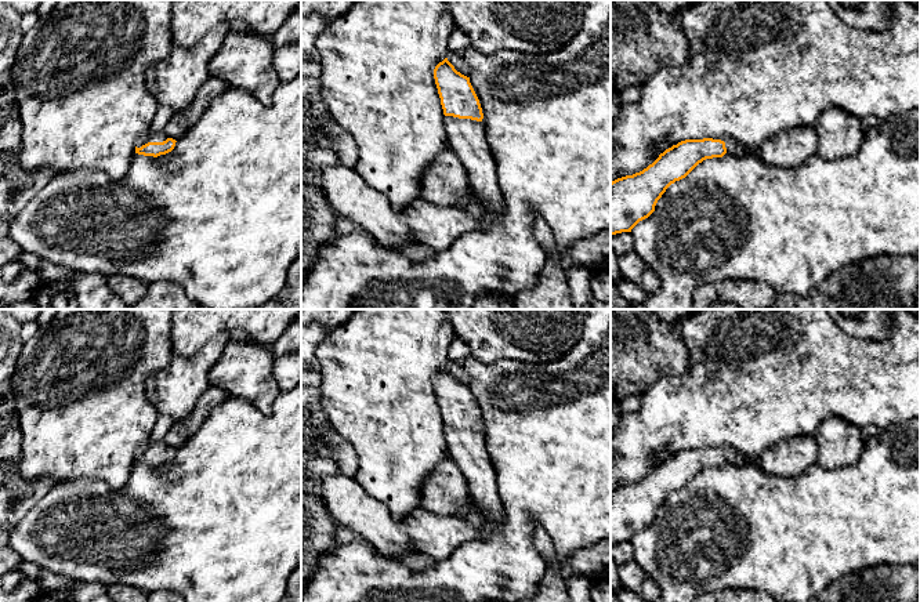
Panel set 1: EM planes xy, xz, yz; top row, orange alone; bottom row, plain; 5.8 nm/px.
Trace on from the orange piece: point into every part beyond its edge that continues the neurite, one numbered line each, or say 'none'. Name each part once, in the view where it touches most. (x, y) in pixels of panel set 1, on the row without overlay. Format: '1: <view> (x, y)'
1: xz (467, 448)

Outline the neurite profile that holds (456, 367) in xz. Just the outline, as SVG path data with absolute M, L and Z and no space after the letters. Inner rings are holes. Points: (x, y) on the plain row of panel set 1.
M449 360L446 365L448 370L454 376L454 378L457 381L460 381L461 384L470 387L471 384L471 377L468 376L468 373L466 371L464 366L461 362L457 360Z

